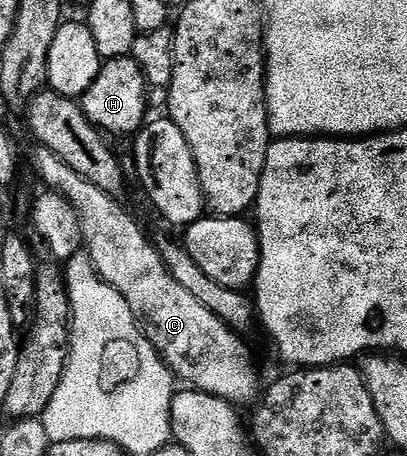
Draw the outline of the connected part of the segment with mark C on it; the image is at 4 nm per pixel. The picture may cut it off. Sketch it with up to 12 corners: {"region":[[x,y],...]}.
{"region":[[35,144],[84,252],[179,382],[260,393],[245,340],[172,279],[121,200]]}

